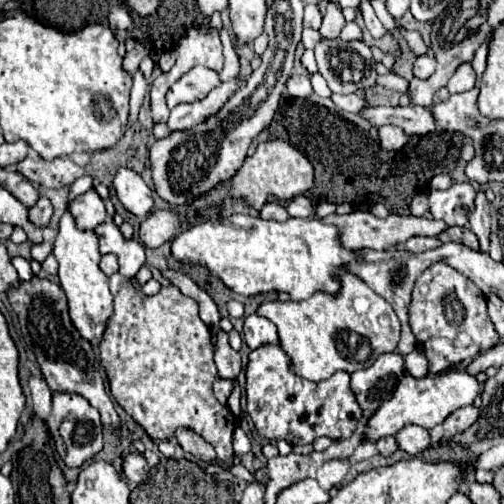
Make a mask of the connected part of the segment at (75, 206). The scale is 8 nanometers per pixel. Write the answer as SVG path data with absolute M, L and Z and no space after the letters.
M93 189L75 197L67 205L67 209L75 219L75 225L83 231L93 231L97 225L101 225L105 221L105 205Z

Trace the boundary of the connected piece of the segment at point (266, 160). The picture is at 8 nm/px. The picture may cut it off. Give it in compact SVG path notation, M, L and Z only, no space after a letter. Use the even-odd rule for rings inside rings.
M265 141L257 147L253 157L247 157L243 167L233 177L231 193L237 197L245 197L249 205L261 209L267 195L275 195L279 201L289 201L295 195L303 195L313 187L313 165L309 159L297 151L287 141Z

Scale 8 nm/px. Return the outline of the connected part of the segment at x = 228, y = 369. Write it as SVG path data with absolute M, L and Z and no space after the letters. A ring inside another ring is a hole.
M217 329L217 341L215 341L215 365L217 365L217 375L221 379L233 381L239 371L241 371L241 357L235 349L231 349L227 341L227 333L223 329Z

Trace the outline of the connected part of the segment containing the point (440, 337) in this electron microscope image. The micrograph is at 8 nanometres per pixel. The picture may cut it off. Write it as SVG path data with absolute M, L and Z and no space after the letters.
M435 263L421 273L413 289L409 315L413 335L429 361L429 373L439 373L449 365L473 359L499 343L499 335L487 315L485 295L471 279L447 263Z

